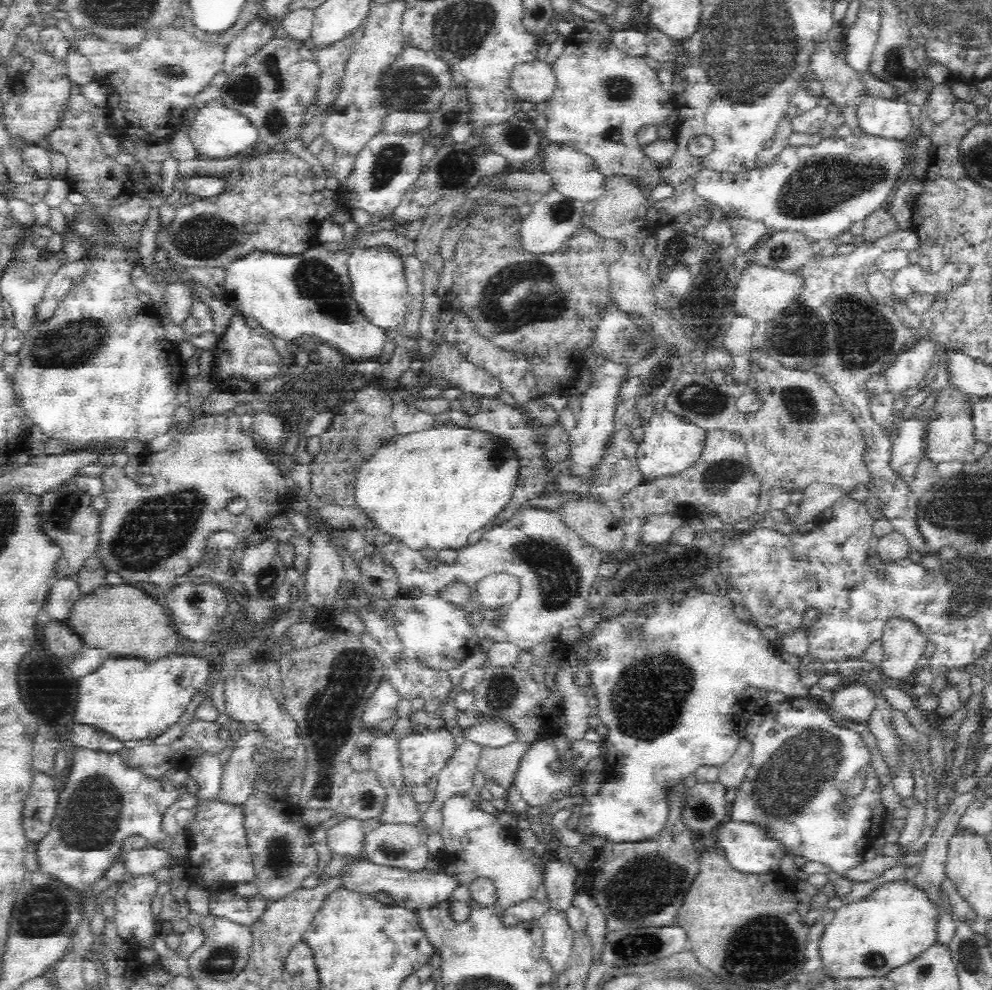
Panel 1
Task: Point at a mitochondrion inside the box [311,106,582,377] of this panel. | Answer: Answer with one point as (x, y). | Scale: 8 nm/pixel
(518, 294)

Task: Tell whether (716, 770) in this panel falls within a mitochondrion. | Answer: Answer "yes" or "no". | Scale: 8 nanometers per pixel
no

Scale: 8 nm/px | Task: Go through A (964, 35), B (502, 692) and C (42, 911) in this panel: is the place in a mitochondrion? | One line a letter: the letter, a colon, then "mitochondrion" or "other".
A: mitochondrion
B: mitochondrion
C: mitochondrion

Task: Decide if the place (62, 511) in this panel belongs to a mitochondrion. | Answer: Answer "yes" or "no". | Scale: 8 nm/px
yes

